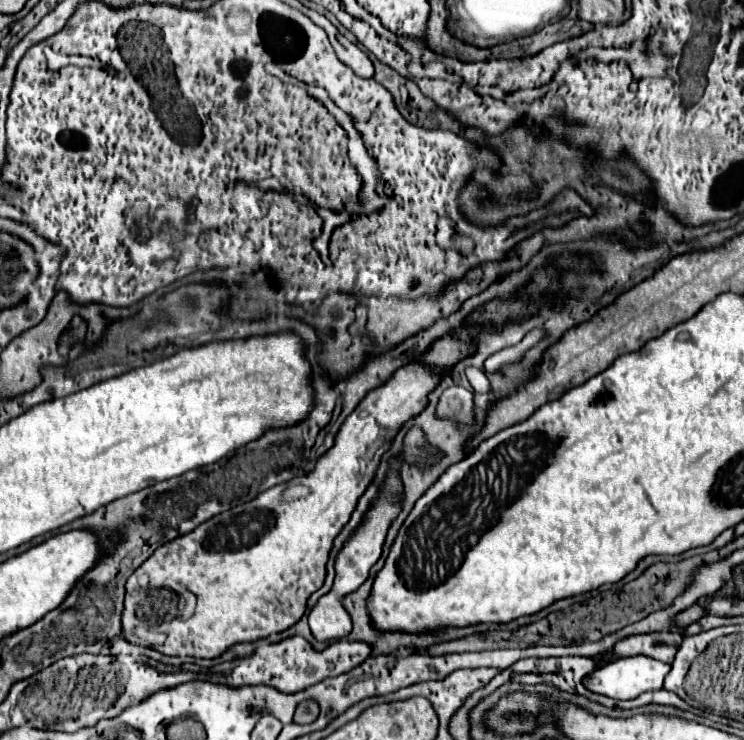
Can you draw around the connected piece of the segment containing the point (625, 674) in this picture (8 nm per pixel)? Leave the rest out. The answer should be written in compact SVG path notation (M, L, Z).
M636 655L636 657L620 657L612 663L608 663L606 667L600 667L596 671L592 671L586 679L584 679L584 687L590 689L592 693L598 695L606 695L612 699L636 699L638 695L646 693L646 691L658 691L662 689L664 677L670 673L670 665L656 661L656 659L648 659L644 655Z

